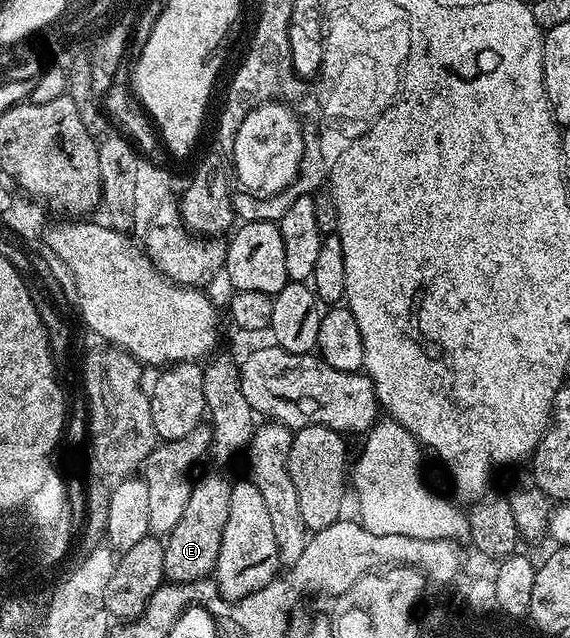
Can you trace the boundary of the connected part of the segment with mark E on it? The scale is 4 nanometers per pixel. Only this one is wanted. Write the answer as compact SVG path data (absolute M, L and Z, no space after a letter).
M207 474L194 479L189 492L189 504L177 528L166 535L164 548L164 579L168 583L197 581L212 573L217 564L217 552L221 552L221 536L225 532L225 520L229 520L229 496L232 483L219 474Z

